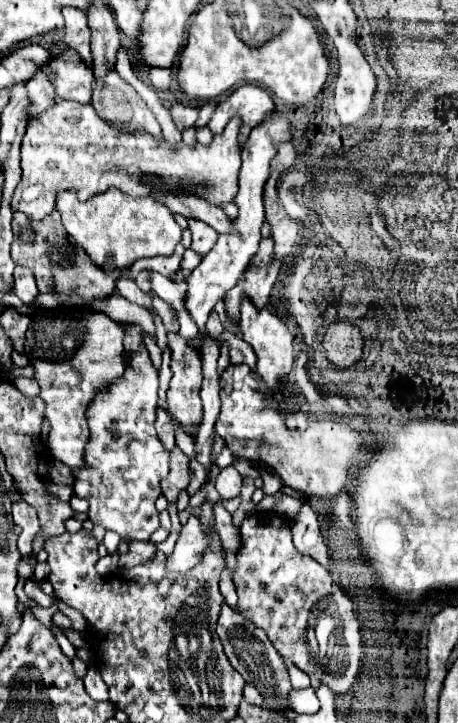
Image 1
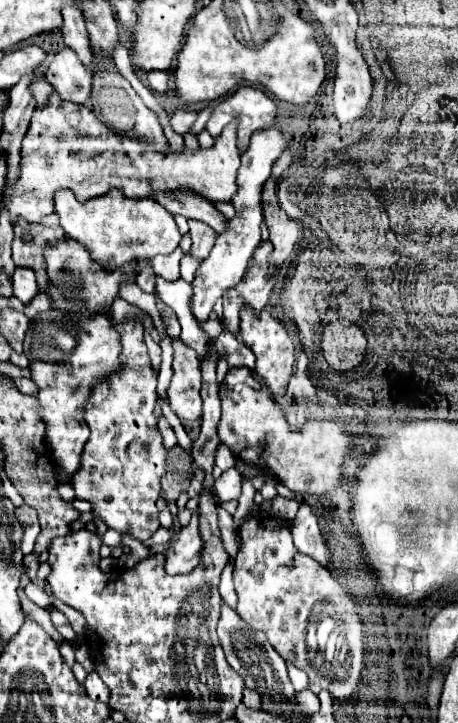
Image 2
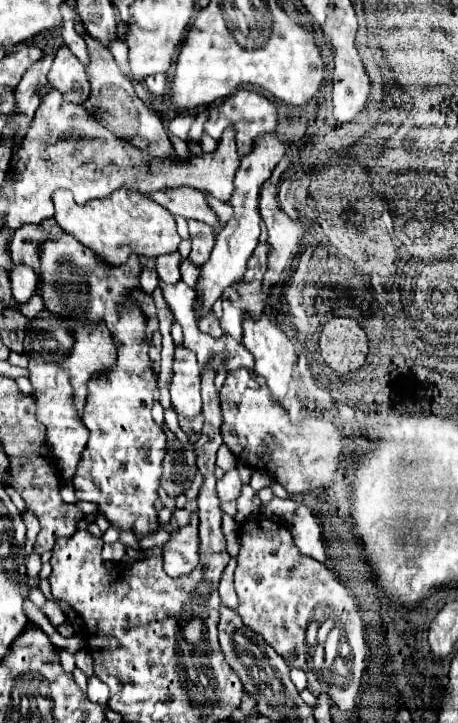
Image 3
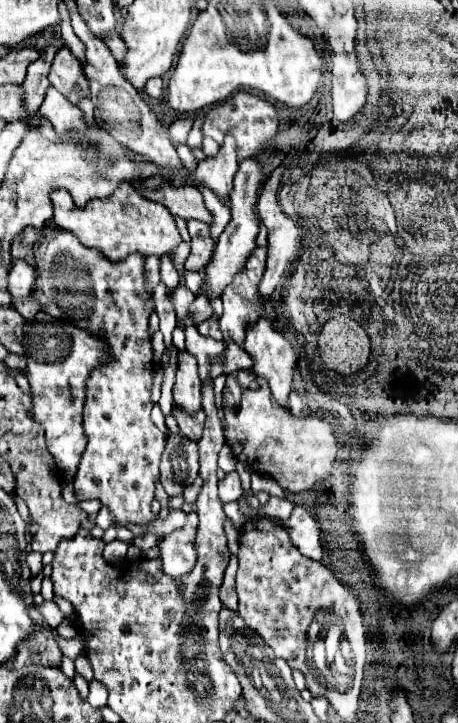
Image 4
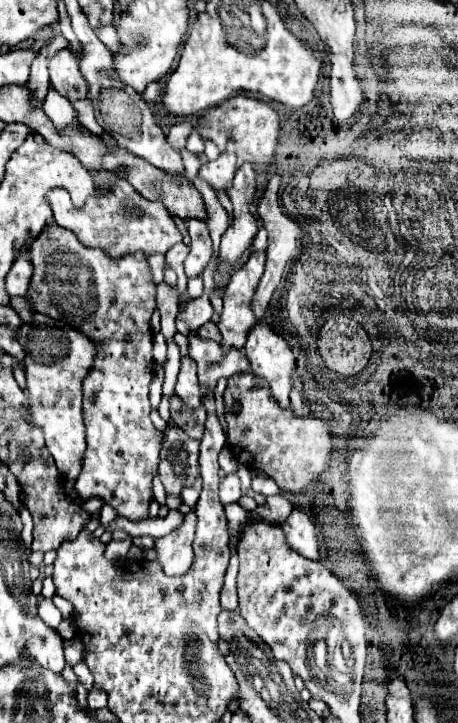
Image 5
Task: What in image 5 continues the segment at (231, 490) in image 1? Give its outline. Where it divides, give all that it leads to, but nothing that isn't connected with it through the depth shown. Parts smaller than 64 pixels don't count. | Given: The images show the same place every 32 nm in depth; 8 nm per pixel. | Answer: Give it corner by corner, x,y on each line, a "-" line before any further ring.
228,474
220,482
220,500
222,500
222,504
238,502
240,496
242,496
242,492
240,492
240,478
238,478
238,474

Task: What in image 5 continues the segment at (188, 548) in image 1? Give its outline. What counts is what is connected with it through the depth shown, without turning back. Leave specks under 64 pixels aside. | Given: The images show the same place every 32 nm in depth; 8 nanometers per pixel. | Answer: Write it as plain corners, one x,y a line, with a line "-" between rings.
190,512
186,514
184,524
178,530
156,540
156,550
158,550
156,560
162,564
162,570
168,576
182,576
192,568
194,530
196,530
196,514

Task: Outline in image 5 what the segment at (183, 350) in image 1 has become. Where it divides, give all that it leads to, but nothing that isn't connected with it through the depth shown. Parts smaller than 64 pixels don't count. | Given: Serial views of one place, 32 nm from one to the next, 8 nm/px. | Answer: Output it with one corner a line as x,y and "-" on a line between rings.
182,356
180,360
180,374
174,392
190,410
196,410
200,406
200,384
196,376
196,362
190,356

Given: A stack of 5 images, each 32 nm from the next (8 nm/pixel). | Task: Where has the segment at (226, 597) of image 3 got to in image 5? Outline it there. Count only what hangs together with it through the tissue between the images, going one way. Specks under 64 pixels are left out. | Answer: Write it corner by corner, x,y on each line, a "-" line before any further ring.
237,552
231,553
229,566
226,570
226,578
224,578
224,586
220,592
220,604
226,610
238,610
238,595
237,595
237,575
239,570
239,558

